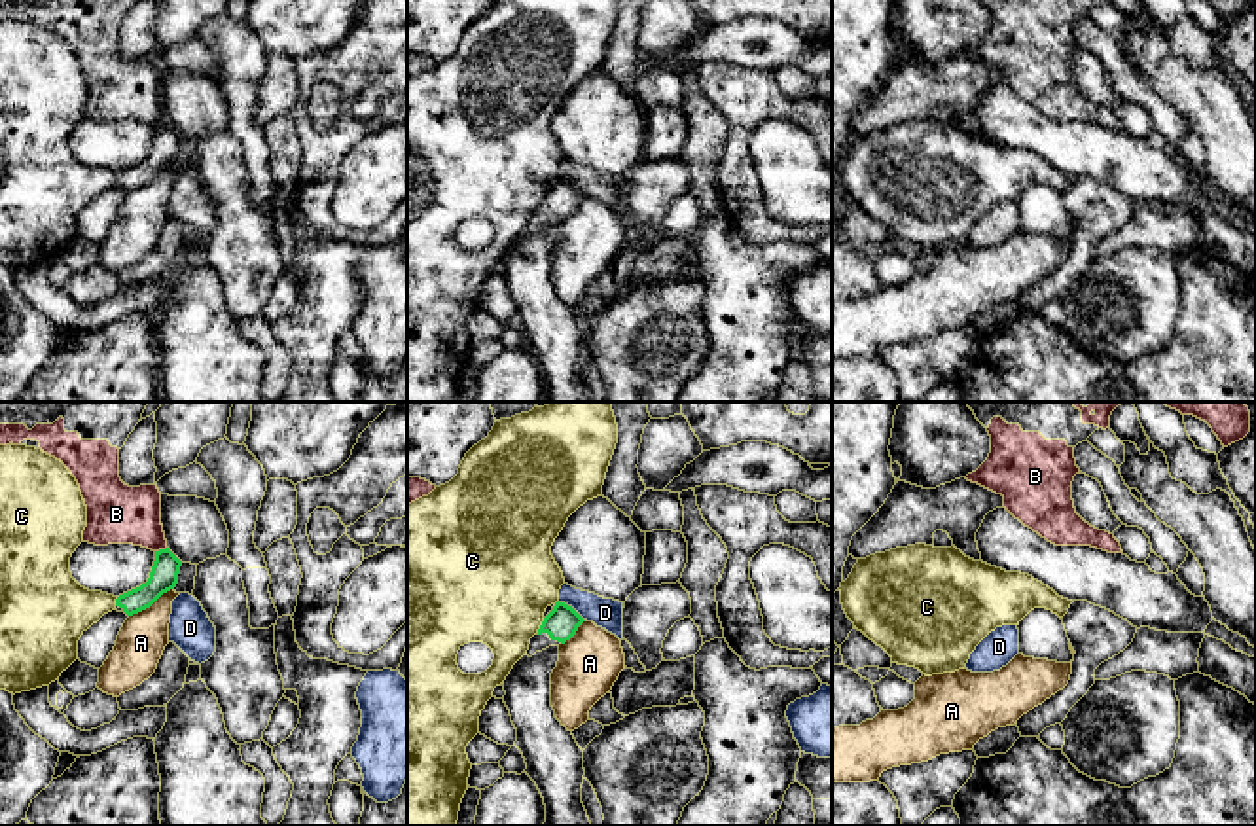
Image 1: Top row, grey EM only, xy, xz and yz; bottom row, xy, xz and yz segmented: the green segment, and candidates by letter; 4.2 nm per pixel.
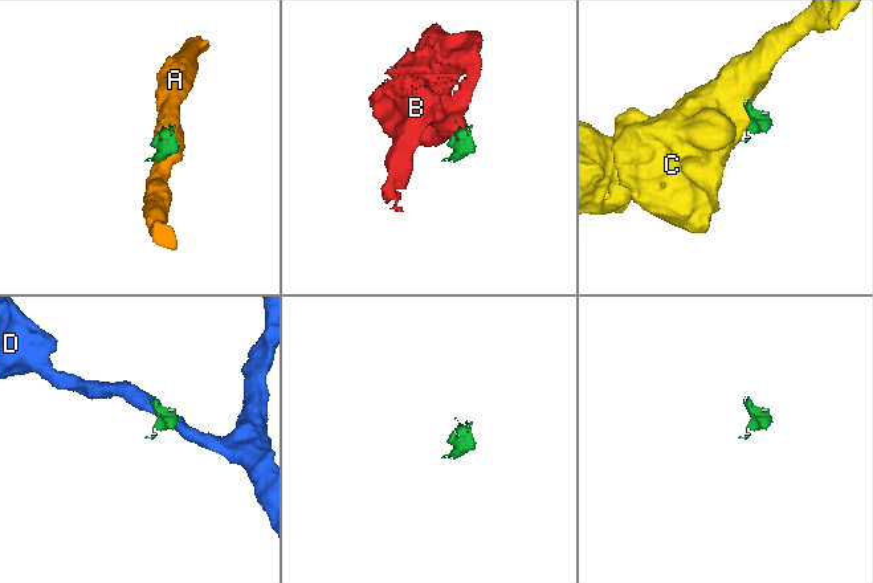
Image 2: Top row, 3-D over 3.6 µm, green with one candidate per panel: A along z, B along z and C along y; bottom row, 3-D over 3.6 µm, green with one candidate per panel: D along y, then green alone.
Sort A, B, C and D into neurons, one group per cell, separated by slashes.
A / B / C / D

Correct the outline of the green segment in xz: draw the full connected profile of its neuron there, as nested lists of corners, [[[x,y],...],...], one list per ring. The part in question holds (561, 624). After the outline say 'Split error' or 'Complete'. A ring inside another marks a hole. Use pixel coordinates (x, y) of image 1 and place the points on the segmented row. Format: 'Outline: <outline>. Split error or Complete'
Outline: [[[557,601],[553,610],[544,618],[538,633],[530,638],[527,655],[532,657],[549,646],[565,644],[583,621],[572,606]]]. Split error

